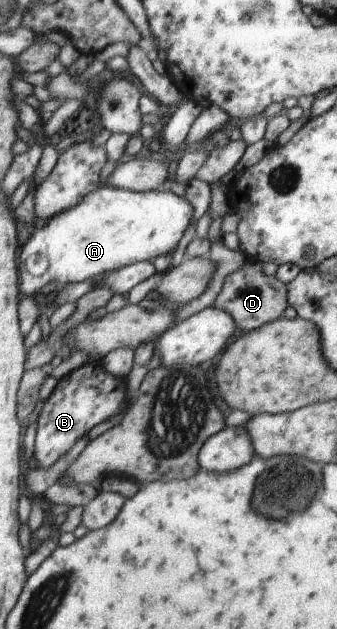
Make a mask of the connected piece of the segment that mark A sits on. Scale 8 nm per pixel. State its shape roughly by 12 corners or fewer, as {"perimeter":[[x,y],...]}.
{"perimeter":[[98,191],[37,224],[26,297],[174,252],[194,207]]}

